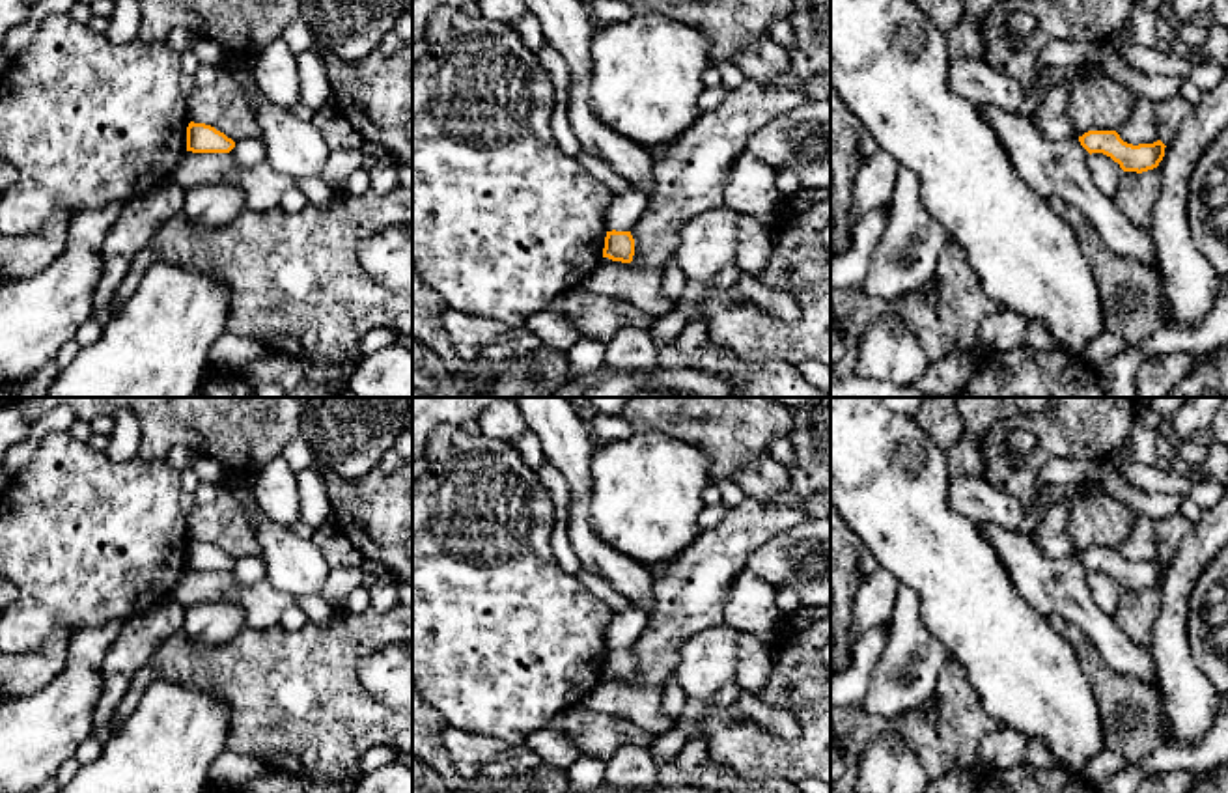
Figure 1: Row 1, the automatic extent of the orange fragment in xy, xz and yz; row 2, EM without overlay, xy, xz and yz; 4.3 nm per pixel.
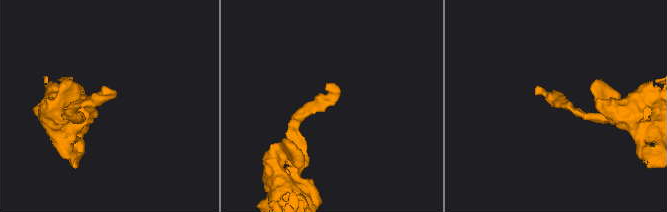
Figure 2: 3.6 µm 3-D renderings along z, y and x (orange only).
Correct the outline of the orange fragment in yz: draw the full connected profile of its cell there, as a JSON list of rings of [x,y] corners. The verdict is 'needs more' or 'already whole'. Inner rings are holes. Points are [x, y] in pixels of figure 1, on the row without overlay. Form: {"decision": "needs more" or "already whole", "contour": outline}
{"decision": "already whole", "contour": [[[1088,549],[1079,554],[1081,563],[1092,571],[1103,571],[1120,582],[1123,590],[1148,590],[1159,584],[1165,575],[1165,562],[1127,562],[1116,549]]]}

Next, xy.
{"decision": "already whole", "contour": [[[190,539],[187,545],[187,569],[230,571],[233,565],[235,560],[211,543]]]}

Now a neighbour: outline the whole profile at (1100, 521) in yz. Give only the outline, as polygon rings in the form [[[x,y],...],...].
[[[1099,493],[1073,504],[1068,534],[1079,554],[1088,549],[1118,549],[1135,521],[1137,513],[1127,504]]]

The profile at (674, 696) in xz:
[[[674,674],[661,689],[663,689],[663,711],[664,711],[664,715],[668,715],[676,720],[681,715],[683,707],[685,707],[687,694],[679,687]]]

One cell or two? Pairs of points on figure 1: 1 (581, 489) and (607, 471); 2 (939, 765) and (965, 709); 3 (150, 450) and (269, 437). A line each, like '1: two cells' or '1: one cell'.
1: two cells
2: one cell
3: one cell

